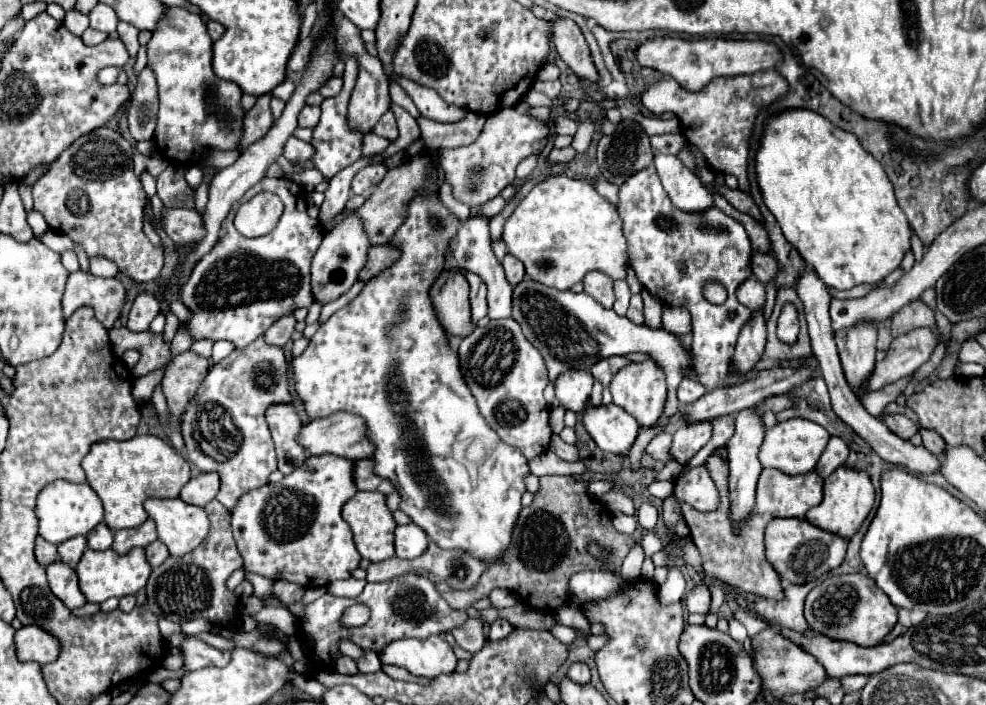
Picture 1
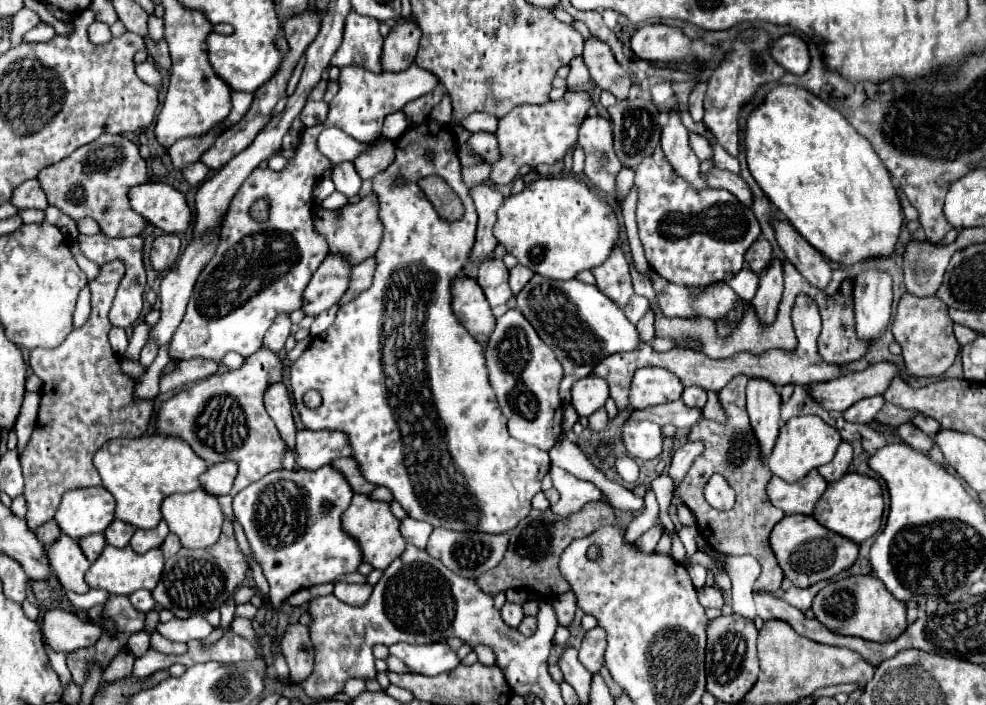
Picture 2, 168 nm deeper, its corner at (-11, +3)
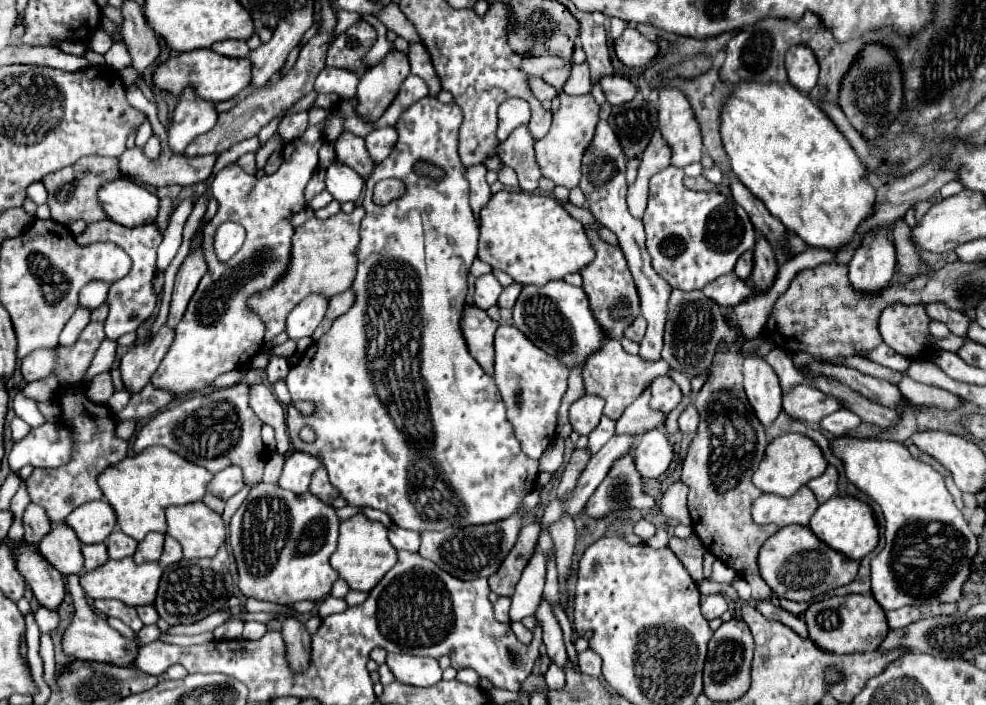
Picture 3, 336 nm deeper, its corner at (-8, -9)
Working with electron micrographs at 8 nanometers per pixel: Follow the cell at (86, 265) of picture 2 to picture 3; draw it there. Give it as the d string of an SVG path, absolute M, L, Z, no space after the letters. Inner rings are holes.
M89 281L85 285L85 289L79 291L79 303L87 309L95 309L99 307L105 299L107 299L107 291L109 291L111 283L109 281Z

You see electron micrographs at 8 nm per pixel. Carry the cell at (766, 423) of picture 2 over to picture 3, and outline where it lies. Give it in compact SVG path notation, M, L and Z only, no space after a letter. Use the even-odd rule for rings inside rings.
M749 355L743 363L745 375L745 393L747 399L761 421L763 427L769 427L781 413L781 387L777 373L767 365L763 357Z

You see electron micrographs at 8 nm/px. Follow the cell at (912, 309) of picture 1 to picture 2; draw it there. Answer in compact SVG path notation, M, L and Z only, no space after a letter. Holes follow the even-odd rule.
M904 293L896 307L896 315L892 321L892 333L894 333L894 339L902 345L902 357L906 361L906 371L912 377L942 375L954 363L960 351L960 343L954 337L948 309L936 295L916 297L912 293Z

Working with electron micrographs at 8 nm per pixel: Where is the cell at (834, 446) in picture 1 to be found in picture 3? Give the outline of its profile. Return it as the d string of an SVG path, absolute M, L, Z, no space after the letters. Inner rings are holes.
M829 465L827 471L825 471L821 477L811 479L811 481L807 483L807 487L817 495L817 501L819 501L819 503L825 503L825 501L831 499L833 495L837 495L837 477L839 477L837 467Z

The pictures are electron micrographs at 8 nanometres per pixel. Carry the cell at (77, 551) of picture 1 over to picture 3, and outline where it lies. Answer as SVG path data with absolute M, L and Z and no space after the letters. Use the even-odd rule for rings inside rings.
M95 543L95 545L83 545L83 557L85 557L85 571L93 571L95 567L103 565L109 557L107 557L107 547L103 543Z

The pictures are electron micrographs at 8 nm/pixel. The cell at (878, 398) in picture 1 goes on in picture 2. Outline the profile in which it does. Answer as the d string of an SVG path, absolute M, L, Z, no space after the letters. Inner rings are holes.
M882 395L868 397L864 401L858 401L850 409L846 409L844 411L844 419L852 421L852 423L870 423L874 419L874 415L880 411L882 405L884 405L884 397Z

